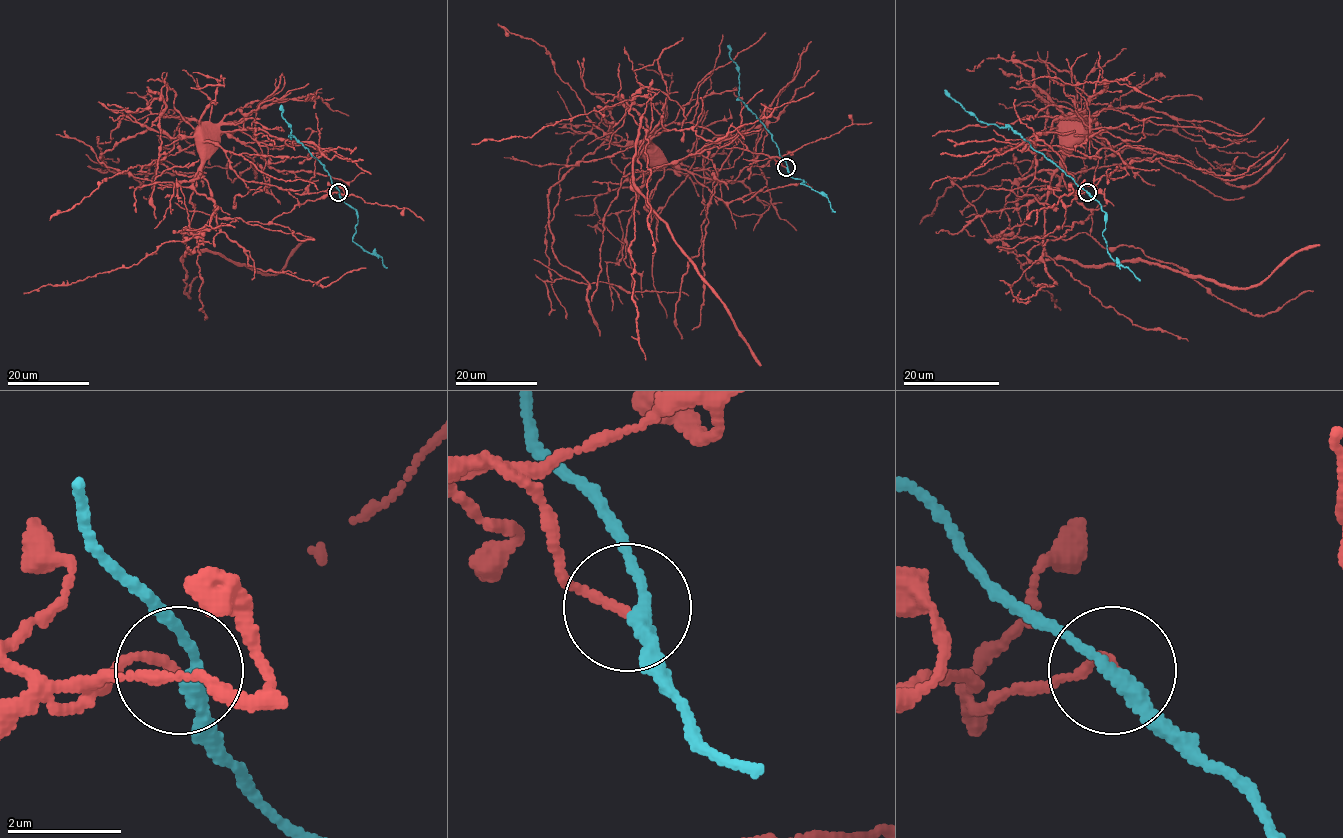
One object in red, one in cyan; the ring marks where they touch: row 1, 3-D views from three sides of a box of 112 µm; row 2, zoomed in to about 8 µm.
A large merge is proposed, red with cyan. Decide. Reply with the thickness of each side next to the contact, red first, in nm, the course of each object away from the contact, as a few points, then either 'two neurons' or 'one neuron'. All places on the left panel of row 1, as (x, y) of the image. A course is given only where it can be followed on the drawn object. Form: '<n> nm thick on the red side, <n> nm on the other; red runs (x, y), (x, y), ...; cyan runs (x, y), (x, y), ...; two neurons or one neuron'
160 nm thick on the red side, 240 nm on the other; red runs (338, 192), (300, 204), (285, 189), (241, 178), (223, 151), (212, 142), (203, 142), (208, 143); cyan runs (339, 192), (324, 166), (291, 137), (290, 125), (282, 117), (281, 104); two neurons

